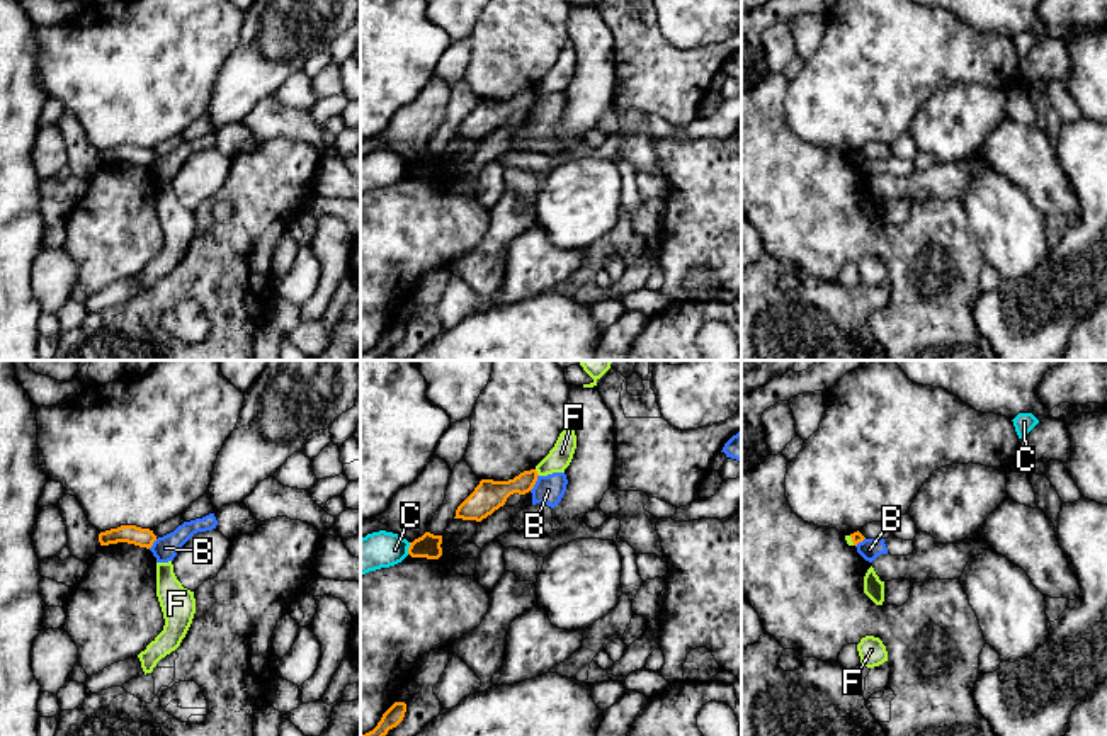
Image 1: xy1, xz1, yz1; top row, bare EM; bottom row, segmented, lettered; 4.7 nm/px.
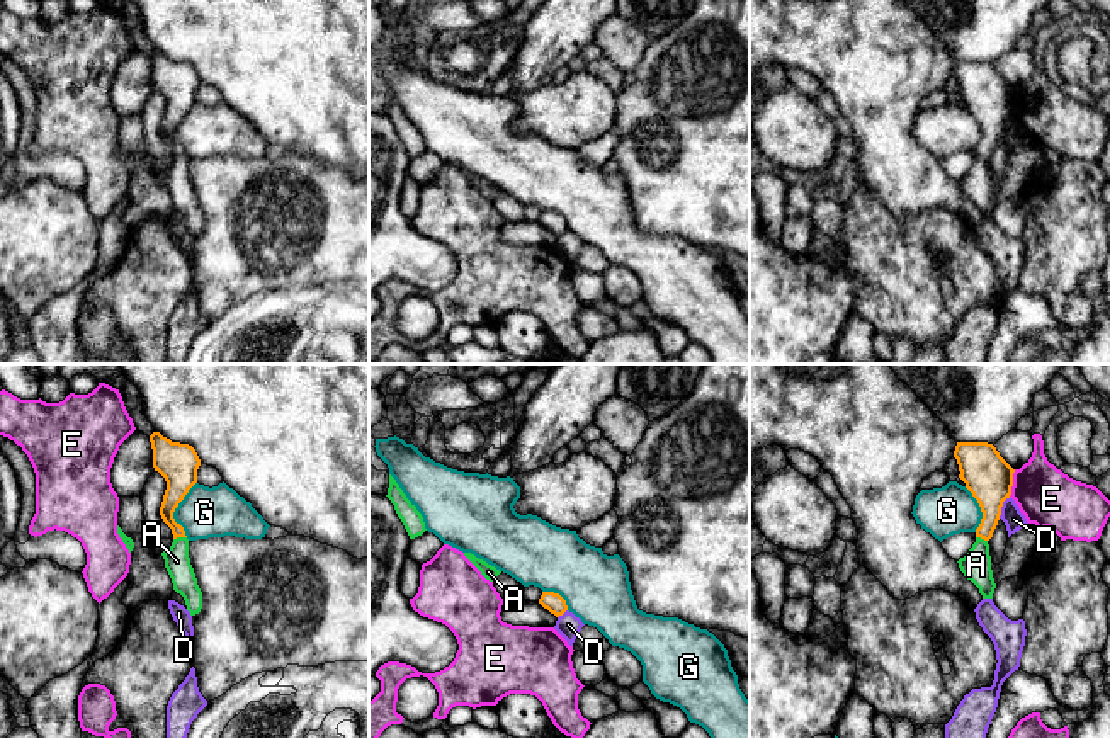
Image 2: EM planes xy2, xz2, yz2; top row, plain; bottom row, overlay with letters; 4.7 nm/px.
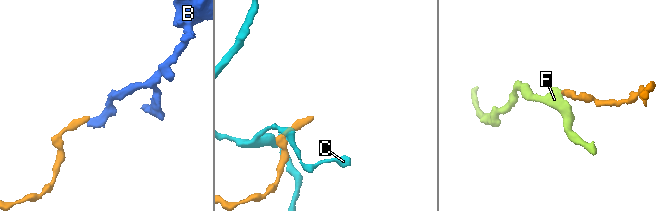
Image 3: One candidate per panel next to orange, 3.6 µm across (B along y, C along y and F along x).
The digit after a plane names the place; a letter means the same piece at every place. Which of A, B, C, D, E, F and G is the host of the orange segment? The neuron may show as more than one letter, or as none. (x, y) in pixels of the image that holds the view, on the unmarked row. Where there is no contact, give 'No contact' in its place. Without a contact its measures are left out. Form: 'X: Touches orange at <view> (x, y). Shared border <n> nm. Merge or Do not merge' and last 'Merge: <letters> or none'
A: Touches orange at xy2 (179, 155). Shared border 70 nm. Merge
B: Touches orange at xz1 (534, 102). Shared border 90 nm. Do not merge
C: Touches orange at xz1 (408, 167). Shared border 60 nm. Do not merge
D: Touches orange at yz2 (1002, 124). Shared border 120 nm. Do not merge
E: Touches orange at yz2 (1012, 102). Shared border 130 nm. Do not merge
F: Touches orange at xz1 (536, 92). Shared border 40 nm. Do not merge
G: Touches orange at xy2 (175, 126). Shared border 260 nm. Do not merge
Merge: A

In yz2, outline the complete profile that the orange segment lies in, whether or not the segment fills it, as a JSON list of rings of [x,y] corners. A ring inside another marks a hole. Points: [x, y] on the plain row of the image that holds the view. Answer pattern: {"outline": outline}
{"outline": [[[957,61],[954,77],[959,83],[959,97],[983,131],[976,162],[957,182],[964,196],[979,207],[983,218],[993,218],[996,202],[988,160],[998,145],[1003,121],[1011,114],[1015,88],[988,61]]]}

